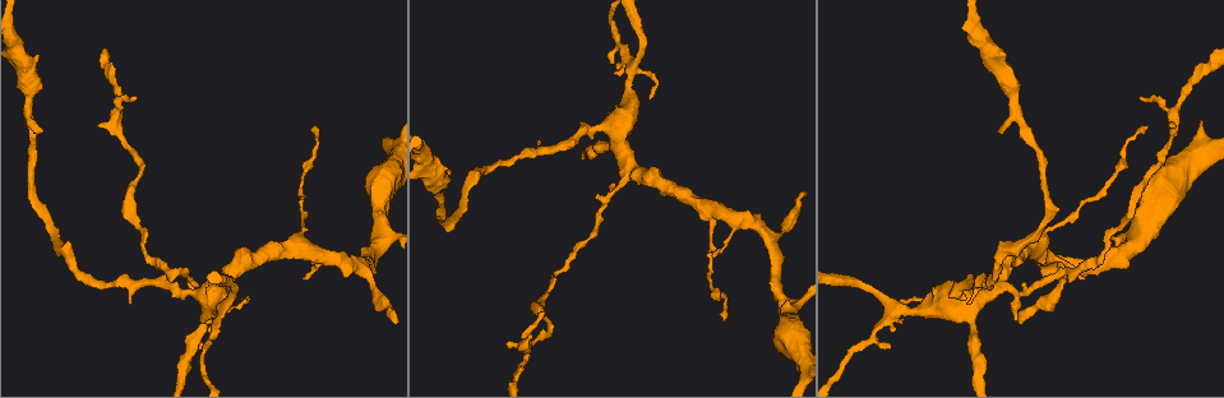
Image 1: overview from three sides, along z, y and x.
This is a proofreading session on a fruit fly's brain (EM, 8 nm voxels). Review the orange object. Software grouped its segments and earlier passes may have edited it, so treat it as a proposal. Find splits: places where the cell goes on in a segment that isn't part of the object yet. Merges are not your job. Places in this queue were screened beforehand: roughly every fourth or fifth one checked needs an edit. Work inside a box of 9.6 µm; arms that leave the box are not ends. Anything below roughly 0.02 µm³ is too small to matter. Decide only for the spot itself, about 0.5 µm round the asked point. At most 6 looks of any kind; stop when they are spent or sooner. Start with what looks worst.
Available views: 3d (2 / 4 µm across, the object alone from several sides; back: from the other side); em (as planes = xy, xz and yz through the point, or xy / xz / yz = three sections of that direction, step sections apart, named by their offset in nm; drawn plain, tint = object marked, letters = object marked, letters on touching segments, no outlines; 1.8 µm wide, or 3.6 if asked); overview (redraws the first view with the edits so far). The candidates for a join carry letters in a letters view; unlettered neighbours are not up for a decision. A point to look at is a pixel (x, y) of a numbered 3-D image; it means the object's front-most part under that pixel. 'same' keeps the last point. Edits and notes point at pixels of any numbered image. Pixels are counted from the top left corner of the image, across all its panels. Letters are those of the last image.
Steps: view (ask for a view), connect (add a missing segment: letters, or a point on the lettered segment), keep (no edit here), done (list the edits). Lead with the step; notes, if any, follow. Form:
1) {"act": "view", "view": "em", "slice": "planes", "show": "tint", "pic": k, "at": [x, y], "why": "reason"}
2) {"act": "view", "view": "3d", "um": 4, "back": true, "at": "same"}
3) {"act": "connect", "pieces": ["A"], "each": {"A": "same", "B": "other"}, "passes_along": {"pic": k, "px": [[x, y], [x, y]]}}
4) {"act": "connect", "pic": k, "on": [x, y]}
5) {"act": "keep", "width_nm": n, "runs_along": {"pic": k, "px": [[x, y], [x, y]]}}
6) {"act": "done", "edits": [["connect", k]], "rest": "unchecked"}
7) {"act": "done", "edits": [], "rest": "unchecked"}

{"act": "view", "view": "em", "slice": "planes", "show": "letters", "pic": 1, "at": [314, 128], "why": "end of a long branch"}

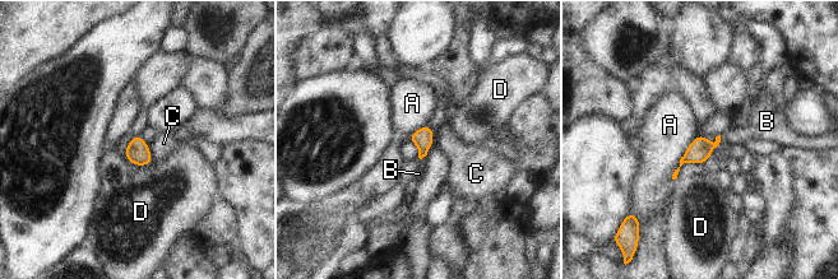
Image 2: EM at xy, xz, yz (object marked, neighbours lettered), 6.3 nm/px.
{"act": "connect", "pieces": ["B"], "longest_contact_nm": ["A", 340], "each": {"A": "other", "B": "same", "C": "other", "D": "other"}, "passes_along": {"pic": 2, "px": [[700, 149], [720, 139], [757, 128]]}, "found": "the cell continues"}

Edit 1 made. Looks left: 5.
{"act": "view", "view": "3d", "um": 4, "pic": 1, "at": [998, 129], "why": "free end"}

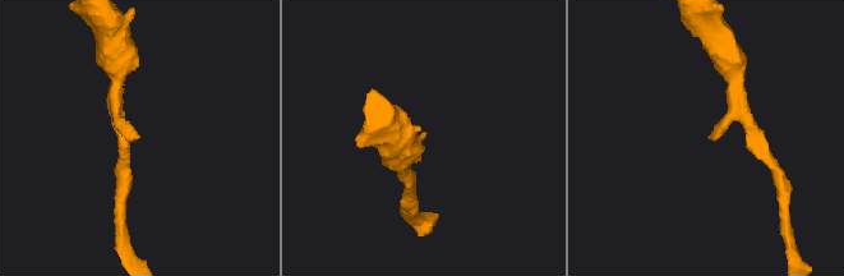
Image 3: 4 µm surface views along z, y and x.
{"act": "view", "view": "em", "slice": "planes", "show": "letters", "pic": 3, "at": [138, 138]}

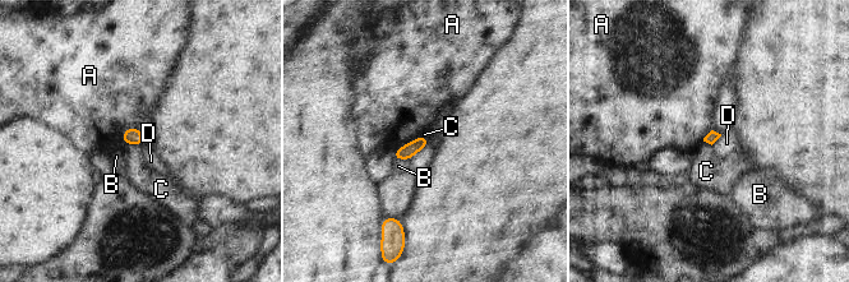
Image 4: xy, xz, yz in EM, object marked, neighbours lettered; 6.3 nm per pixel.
{"act": "keep", "each": {"A": "other", "B": "other", "C": "other", "D": "other"}, "border": {"pic": 4, "px": [[428, 143], [409, 161]]}, "found": "no lettered segment goes on from it"}

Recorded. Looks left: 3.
{"act": "view", "view": "em", "slice": "yz", "step": 16, "show": "letters", "pic": 1, "at": [241, 298], "why": "an open end"}

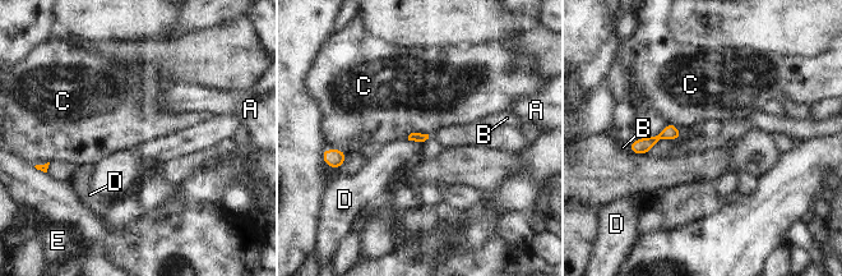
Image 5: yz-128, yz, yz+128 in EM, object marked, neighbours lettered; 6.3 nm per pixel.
{"act": "keep", "each": {"A": "other", "B": "other", "C": "other", "D": "other", "E": "other"}, "border": {"pic": 5, "px": [[410, 133], [429, 134]]}, "found": "no lettered segment goes on from it"}

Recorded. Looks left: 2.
{"act": "done", "edits": [["connect", 2]], "rest": "unchecked"}

